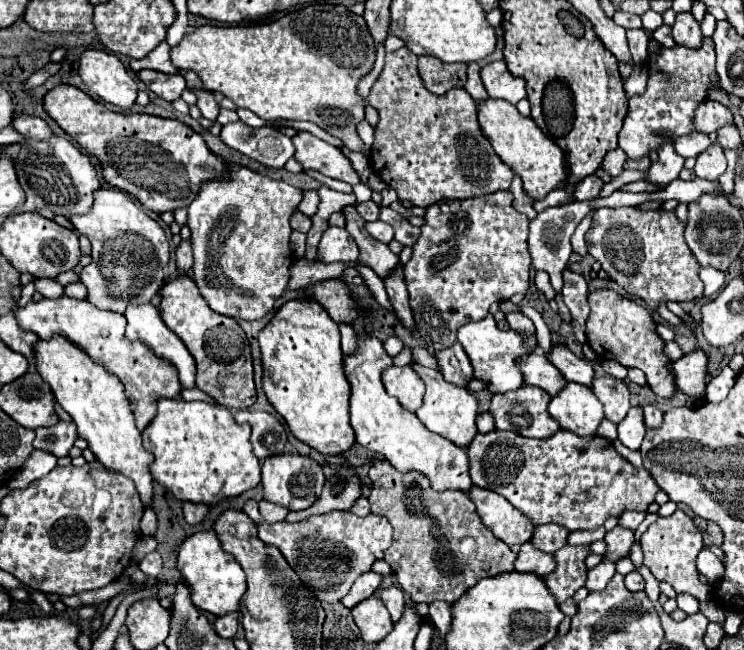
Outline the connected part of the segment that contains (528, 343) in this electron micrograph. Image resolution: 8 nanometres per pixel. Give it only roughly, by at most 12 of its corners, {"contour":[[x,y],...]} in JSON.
{"contour":[[494,316],[468,322],[458,342],[474,378],[508,392],[522,382],[516,358],[536,338],[502,332]]}

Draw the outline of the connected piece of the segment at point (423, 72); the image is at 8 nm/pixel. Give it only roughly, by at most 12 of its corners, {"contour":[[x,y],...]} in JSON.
{"contour":[[418,58],[424,86],[444,94],[466,84],[466,64]]}

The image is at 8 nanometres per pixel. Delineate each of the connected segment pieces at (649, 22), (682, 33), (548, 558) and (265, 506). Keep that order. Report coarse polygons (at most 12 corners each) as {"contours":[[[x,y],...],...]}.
{"contours":[[[654,10],[642,14],[644,30],[654,32],[662,16]],[[692,12],[676,14],[676,44],[700,46],[702,30]],[[530,542],[518,552],[516,570],[544,576],[554,556]],[[260,500],[262,522],[282,522],[290,510]]]}

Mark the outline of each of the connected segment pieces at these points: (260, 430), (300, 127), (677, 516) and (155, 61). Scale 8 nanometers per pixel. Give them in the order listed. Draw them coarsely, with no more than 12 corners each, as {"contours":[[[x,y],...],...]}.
{"contours":[[[238,410],[238,424],[252,426],[252,448],[260,460],[278,456],[286,430],[274,414]],[[286,121],[297,131],[307,131],[318,138],[342,148],[344,143],[318,125],[307,121]],[[682,510],[640,538],[644,564],[678,594],[708,600],[694,566],[702,534]],[[158,44],[146,58],[130,60],[130,70],[142,68],[180,73],[168,58],[170,46]]]}

